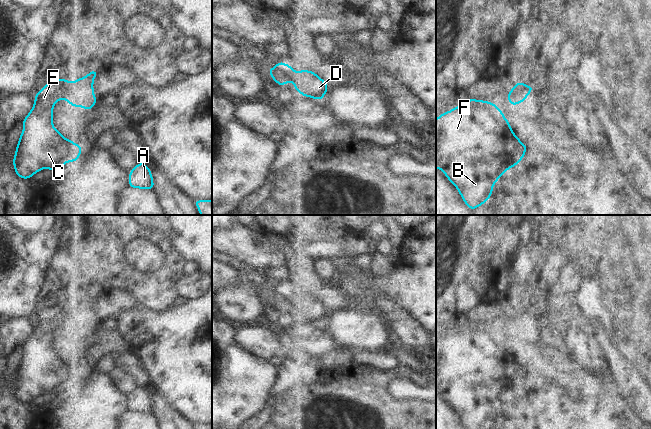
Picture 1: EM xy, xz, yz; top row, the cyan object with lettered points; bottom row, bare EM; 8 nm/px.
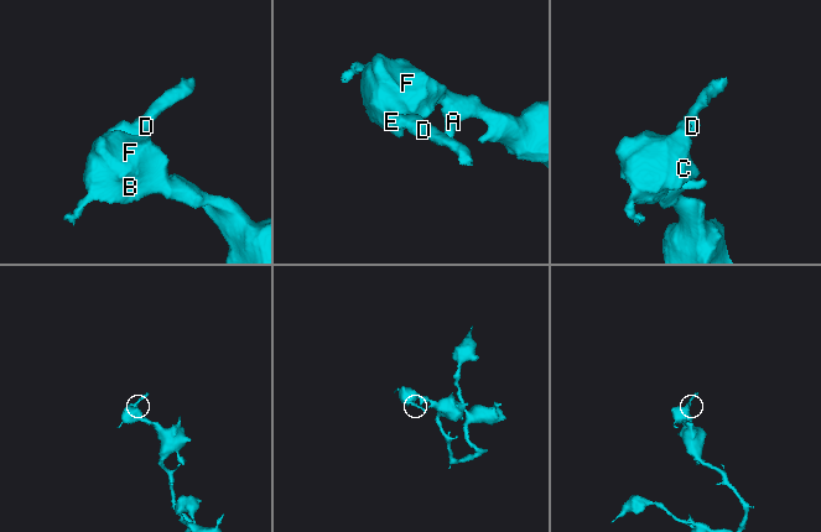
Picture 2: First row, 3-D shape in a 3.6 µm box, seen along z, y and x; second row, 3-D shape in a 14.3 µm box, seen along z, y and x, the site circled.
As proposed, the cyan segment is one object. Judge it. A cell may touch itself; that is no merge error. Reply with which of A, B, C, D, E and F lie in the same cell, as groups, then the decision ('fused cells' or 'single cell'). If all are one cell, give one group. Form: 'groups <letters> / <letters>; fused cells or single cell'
groups A B C E F / D; fused cells

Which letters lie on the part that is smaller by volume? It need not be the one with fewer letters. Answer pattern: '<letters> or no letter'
D.

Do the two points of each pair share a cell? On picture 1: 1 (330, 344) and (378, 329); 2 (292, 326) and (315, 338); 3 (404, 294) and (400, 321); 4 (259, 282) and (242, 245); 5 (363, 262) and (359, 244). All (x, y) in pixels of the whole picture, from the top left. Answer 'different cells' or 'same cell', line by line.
1: different cells
2: same cell
3: different cells
4: different cells
5: different cells

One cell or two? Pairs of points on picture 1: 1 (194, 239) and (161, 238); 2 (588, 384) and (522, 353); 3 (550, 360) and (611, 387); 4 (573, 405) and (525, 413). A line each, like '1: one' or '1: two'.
1: two
2: one
3: two
4: one

